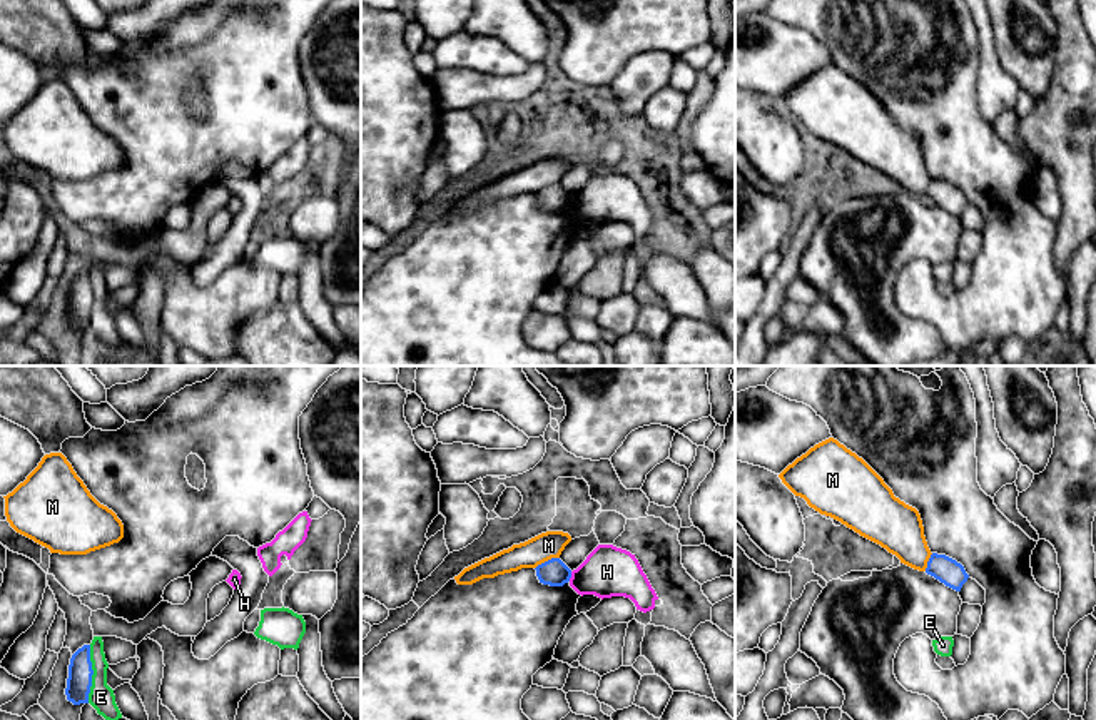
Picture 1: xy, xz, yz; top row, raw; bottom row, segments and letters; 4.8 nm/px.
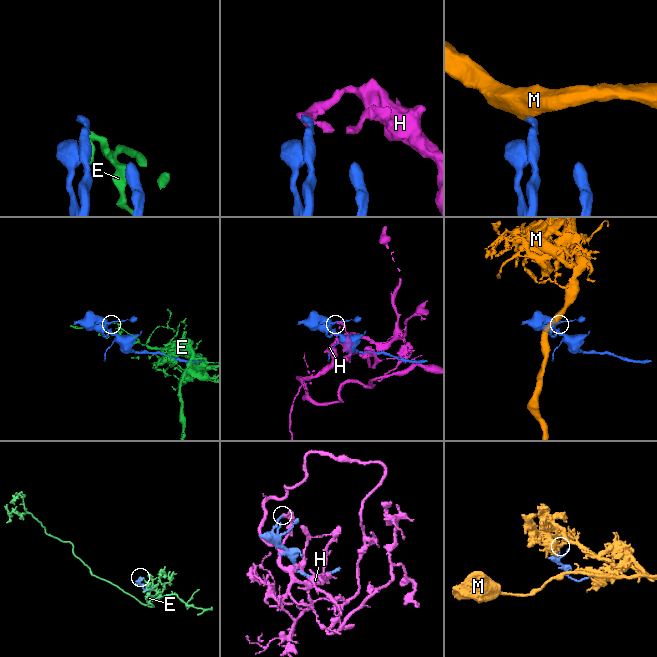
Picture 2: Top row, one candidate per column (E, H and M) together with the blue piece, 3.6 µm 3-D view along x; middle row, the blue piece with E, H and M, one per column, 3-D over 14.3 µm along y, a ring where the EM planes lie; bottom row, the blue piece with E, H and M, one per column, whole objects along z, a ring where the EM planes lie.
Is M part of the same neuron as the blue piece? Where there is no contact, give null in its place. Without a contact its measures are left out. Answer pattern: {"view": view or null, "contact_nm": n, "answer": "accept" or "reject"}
{"view": "xz", "contact_nm": 130, "answer": "reject"}

